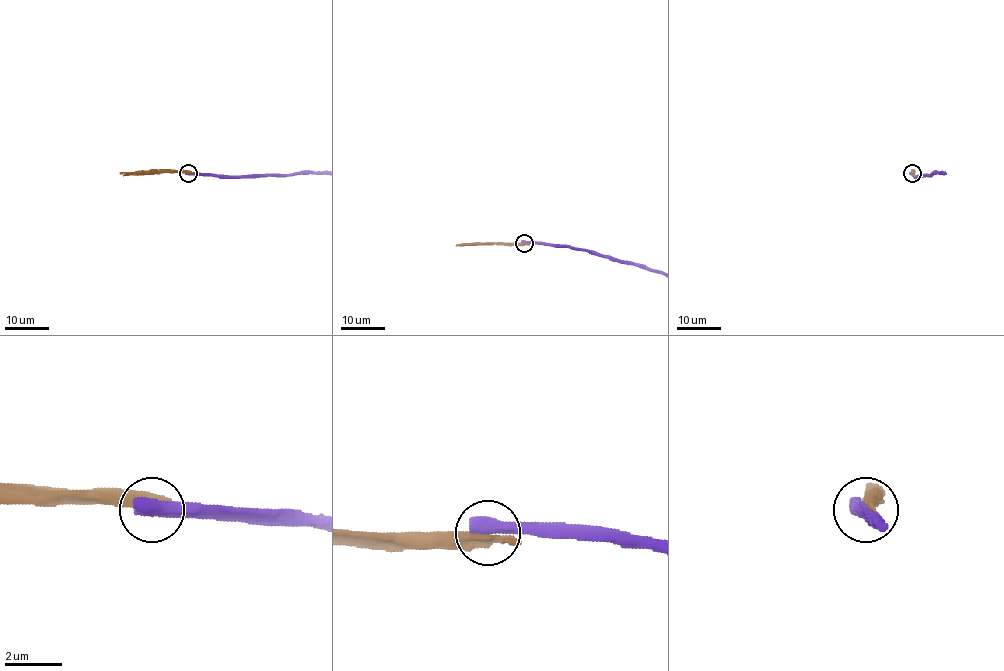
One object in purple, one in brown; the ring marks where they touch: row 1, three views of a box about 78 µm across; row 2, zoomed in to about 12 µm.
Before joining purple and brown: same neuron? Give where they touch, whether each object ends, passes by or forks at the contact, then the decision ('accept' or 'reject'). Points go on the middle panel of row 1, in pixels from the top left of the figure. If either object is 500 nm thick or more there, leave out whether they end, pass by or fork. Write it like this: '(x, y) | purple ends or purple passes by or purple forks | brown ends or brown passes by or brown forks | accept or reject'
(524, 243) | reject

